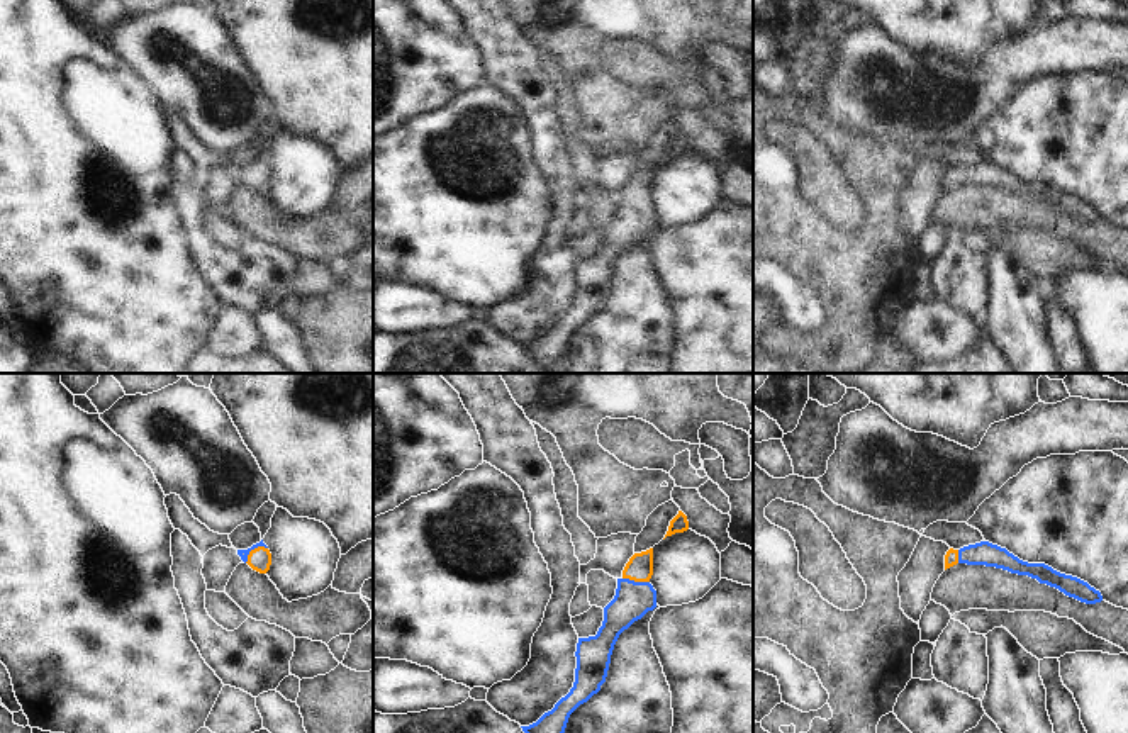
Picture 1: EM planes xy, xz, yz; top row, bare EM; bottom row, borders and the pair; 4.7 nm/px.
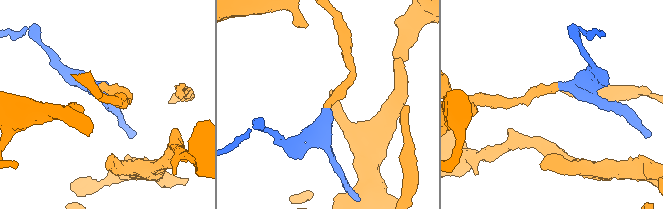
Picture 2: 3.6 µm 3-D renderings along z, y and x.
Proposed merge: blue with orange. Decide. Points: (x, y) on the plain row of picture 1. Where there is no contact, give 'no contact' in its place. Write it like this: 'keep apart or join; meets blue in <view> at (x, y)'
join; meets blue in xy at (253, 168)

